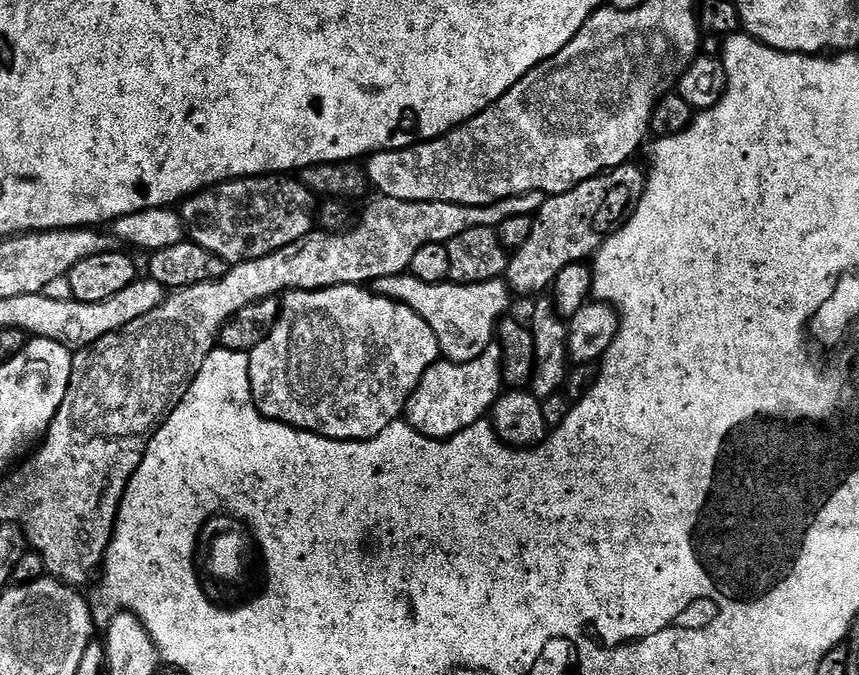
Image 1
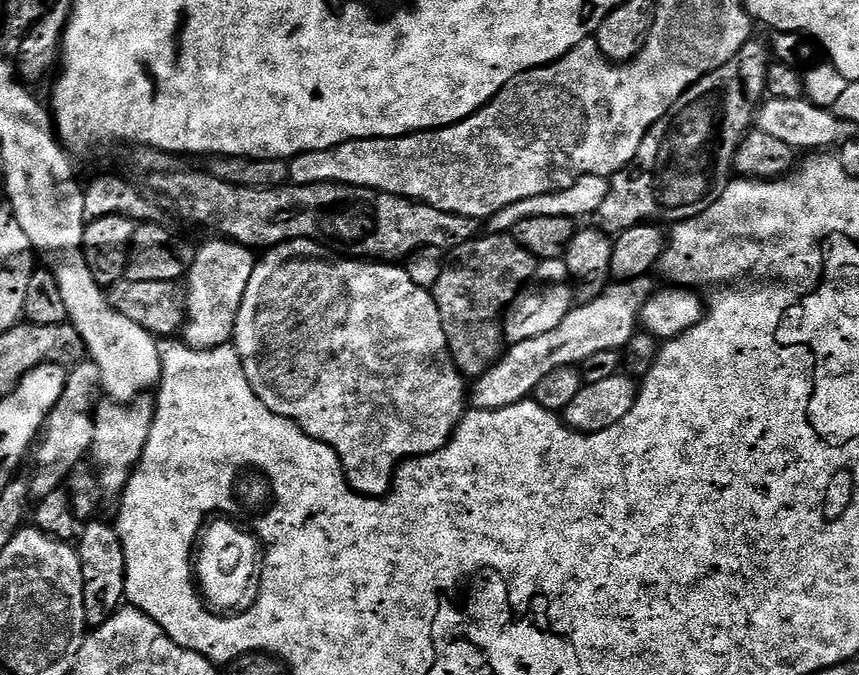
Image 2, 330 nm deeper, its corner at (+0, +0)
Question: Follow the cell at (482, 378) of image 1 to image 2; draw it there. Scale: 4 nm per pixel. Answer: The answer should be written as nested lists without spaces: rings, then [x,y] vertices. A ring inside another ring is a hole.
[[[640,276],[636,280],[609,283],[608,289],[601,296],[573,307],[572,312],[566,314],[566,318],[562,318],[562,323],[554,326],[554,330],[550,330],[538,338],[526,338],[526,342],[511,345],[490,370],[475,377],[473,384],[476,385],[473,388],[471,385],[470,388],[471,407],[498,410],[516,404],[519,400],[529,399],[535,393],[538,382],[542,382],[542,378],[546,378],[546,374],[550,374],[550,370],[583,365],[584,360],[591,358],[593,354],[598,354],[598,350],[622,350],[628,345],[632,335],[637,332],[640,324],[640,308],[654,291],[654,284],[651,284],[650,281],[648,276]]]

